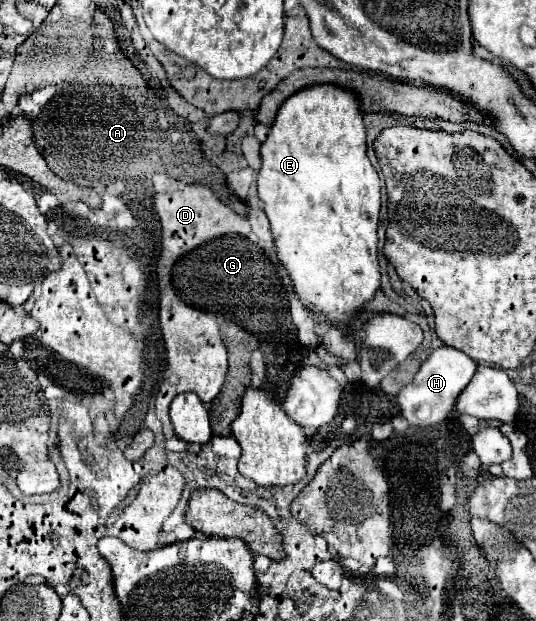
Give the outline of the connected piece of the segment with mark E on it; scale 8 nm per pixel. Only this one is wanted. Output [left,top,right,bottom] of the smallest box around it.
[258,84,380,332]

